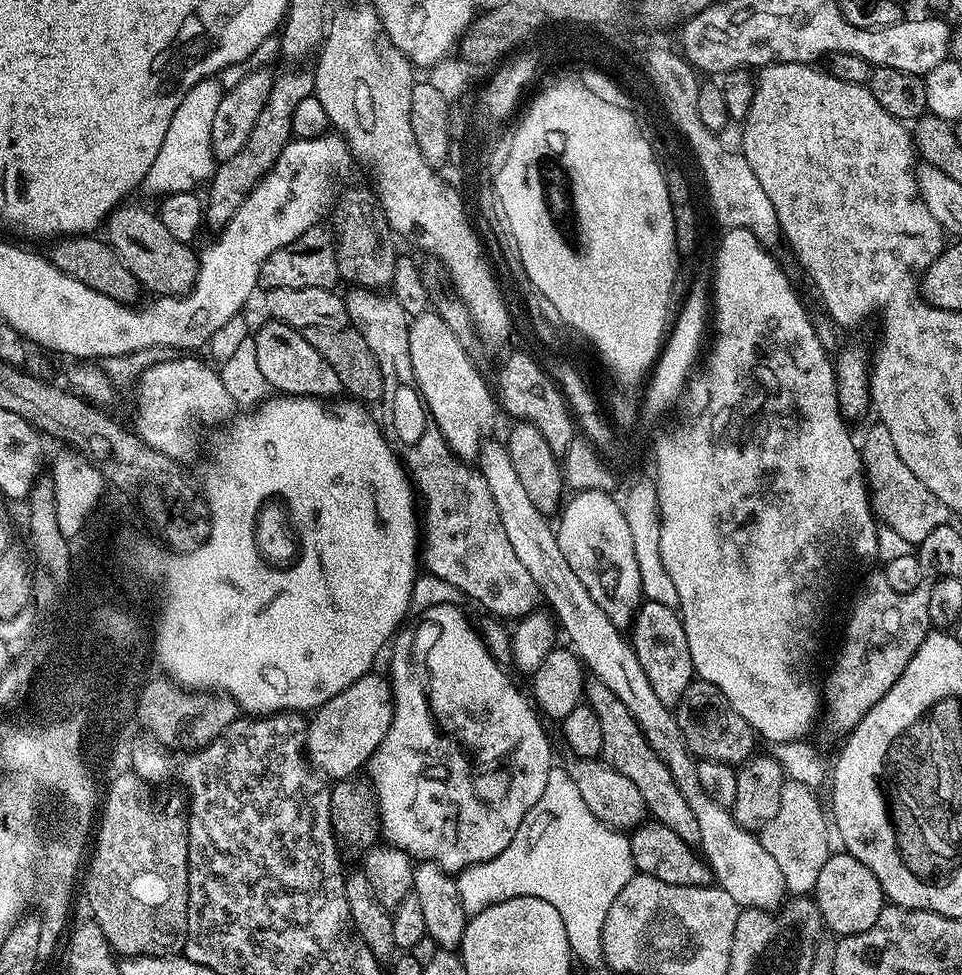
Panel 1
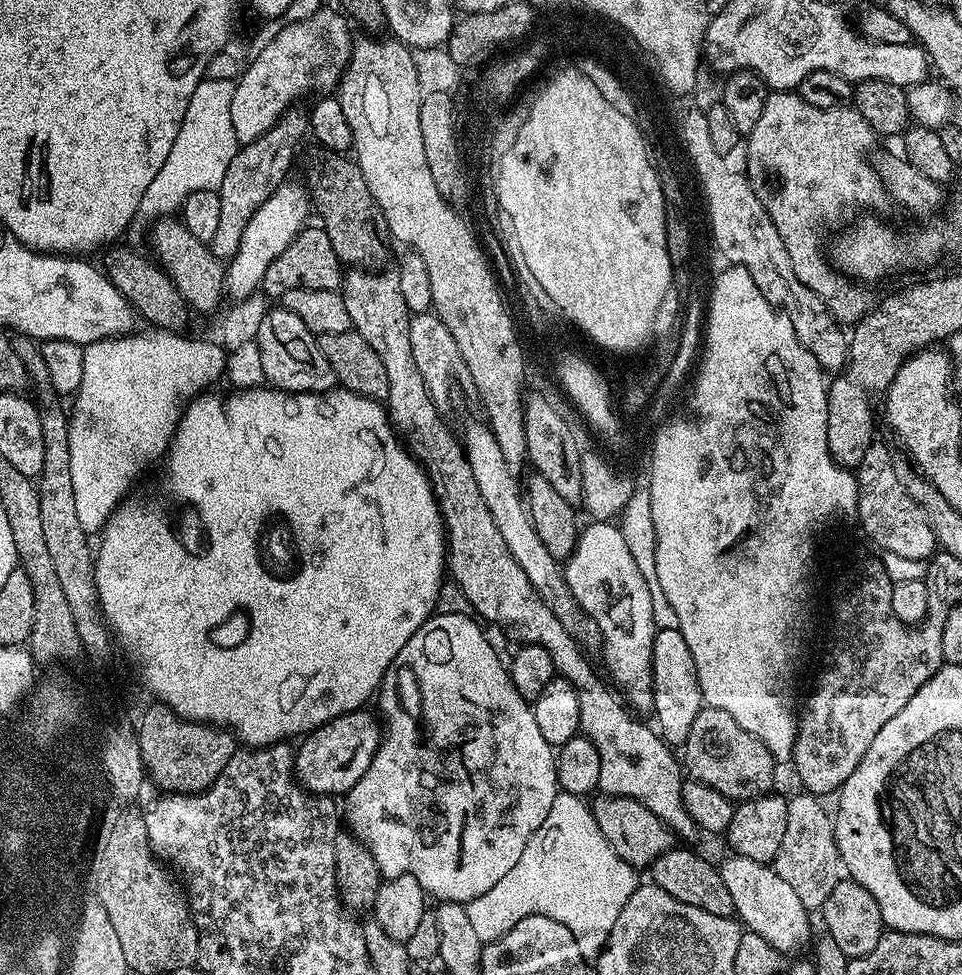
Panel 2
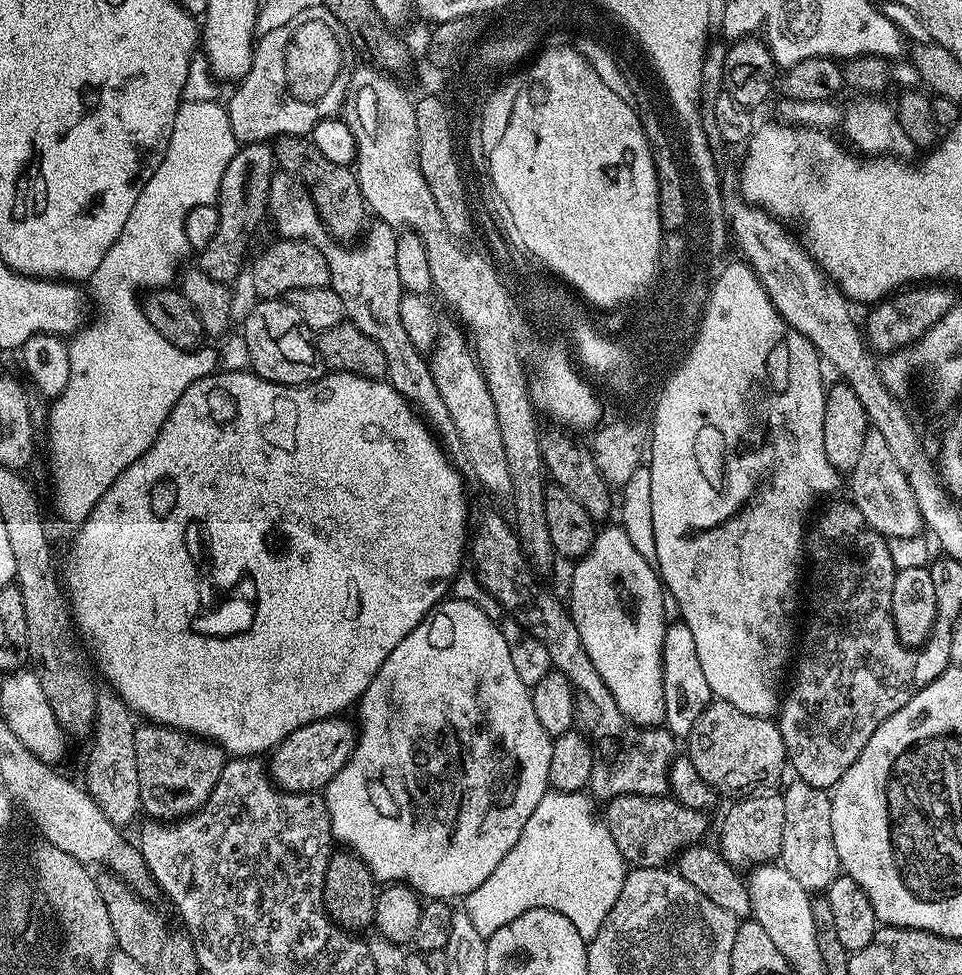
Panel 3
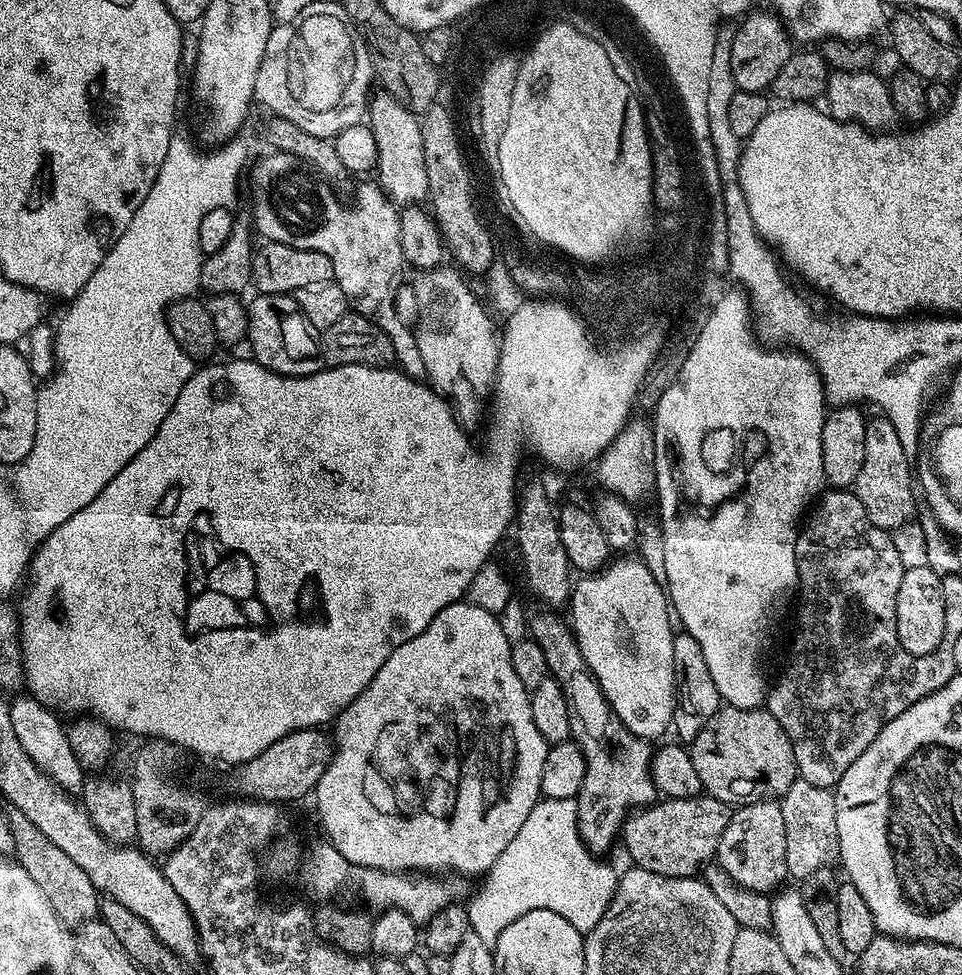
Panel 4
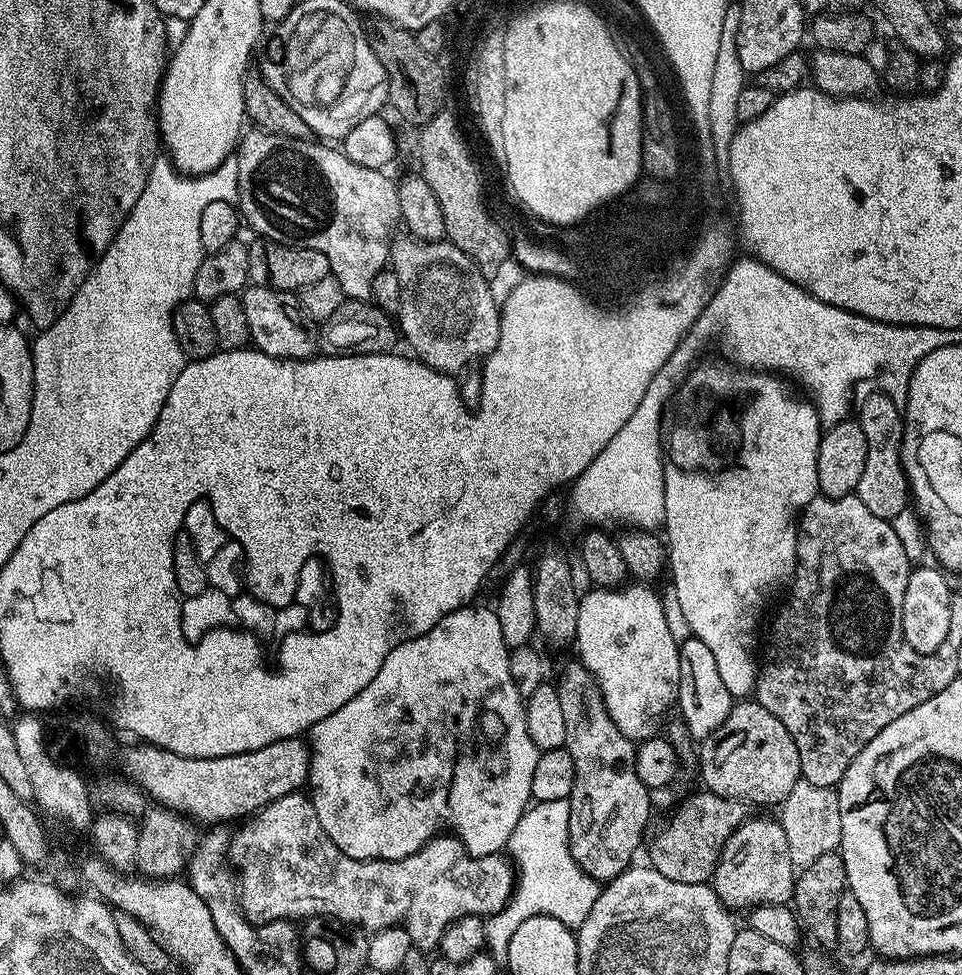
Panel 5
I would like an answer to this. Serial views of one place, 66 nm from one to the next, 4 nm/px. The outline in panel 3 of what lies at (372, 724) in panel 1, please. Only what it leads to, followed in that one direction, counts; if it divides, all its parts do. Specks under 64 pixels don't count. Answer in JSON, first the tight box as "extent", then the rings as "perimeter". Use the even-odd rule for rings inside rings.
{"extent":[270,718,358,794],"perimeter":[[[329,718],[327,720],[315,720],[298,730],[294,730],[284,741],[276,745],[271,753],[272,768],[270,764],[270,776],[277,789],[286,793],[298,794],[298,792],[316,792],[328,787],[328,783],[335,778],[346,766],[348,759],[352,757],[355,748],[355,740],[358,732],[352,728],[344,718]]]}

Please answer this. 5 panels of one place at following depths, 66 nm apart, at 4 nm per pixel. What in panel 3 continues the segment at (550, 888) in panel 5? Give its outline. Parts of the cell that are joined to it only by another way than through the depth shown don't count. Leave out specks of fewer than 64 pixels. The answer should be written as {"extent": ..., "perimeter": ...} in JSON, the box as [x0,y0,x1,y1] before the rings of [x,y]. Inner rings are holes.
{"extent":[466,791,626,938],"perimeter":[[[583,791],[545,792],[518,842],[484,879],[482,886],[471,889],[466,897],[466,911],[478,934],[487,938],[499,928],[505,928],[530,908],[530,902],[522,904],[522,900],[536,900],[536,892],[542,888],[550,890],[550,886],[554,886],[553,911],[562,908],[564,902],[564,917],[576,920],[575,929],[592,930],[598,926],[596,908],[606,908],[608,898],[616,904],[622,894],[626,861],[607,827],[596,821],[592,803],[593,797]]]}

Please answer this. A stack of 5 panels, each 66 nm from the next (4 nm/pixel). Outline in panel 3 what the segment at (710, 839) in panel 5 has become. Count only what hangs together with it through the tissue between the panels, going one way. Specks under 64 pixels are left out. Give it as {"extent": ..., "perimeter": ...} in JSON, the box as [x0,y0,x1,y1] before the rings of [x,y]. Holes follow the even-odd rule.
{"extent":[606,795,704,868],"perimeter":[[[620,795],[606,804],[608,833],[614,838],[618,850],[629,865],[638,868],[663,868],[669,863],[667,860],[671,856],[678,855],[680,851],[683,853],[699,841],[696,839],[704,832],[704,812],[682,806],[674,798],[655,800],[652,796],[636,795]]]}

